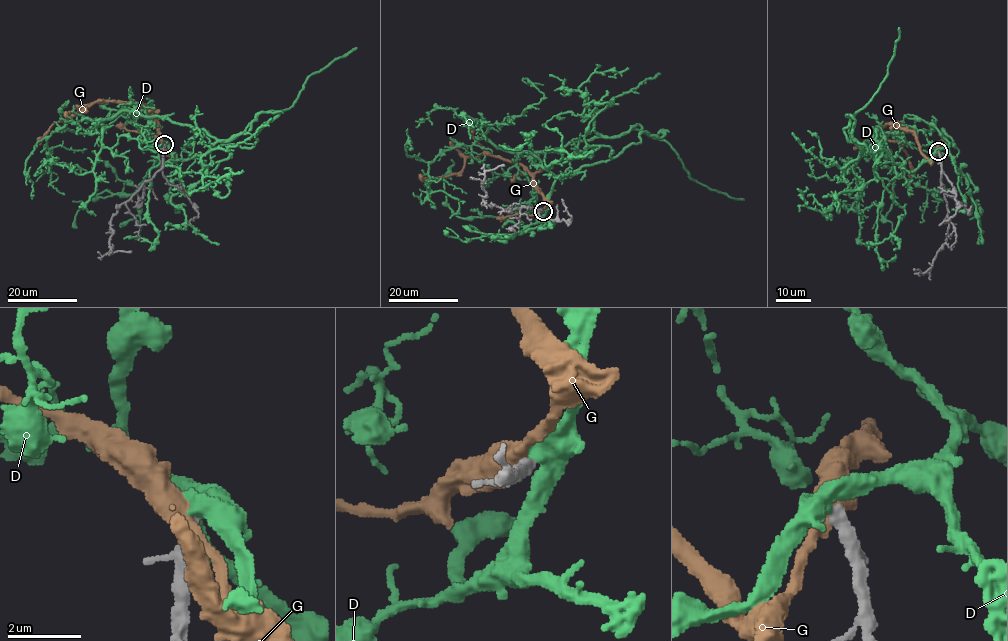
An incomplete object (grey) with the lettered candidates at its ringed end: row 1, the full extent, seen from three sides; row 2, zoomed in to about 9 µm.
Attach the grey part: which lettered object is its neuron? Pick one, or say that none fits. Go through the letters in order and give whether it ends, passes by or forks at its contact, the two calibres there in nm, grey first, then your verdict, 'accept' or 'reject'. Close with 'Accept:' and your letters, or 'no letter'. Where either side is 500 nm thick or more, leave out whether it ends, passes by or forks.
D: it passes by | 380/480 nm | reject
G: it passes by | 380/480 nm | reject
Accept: no letter

